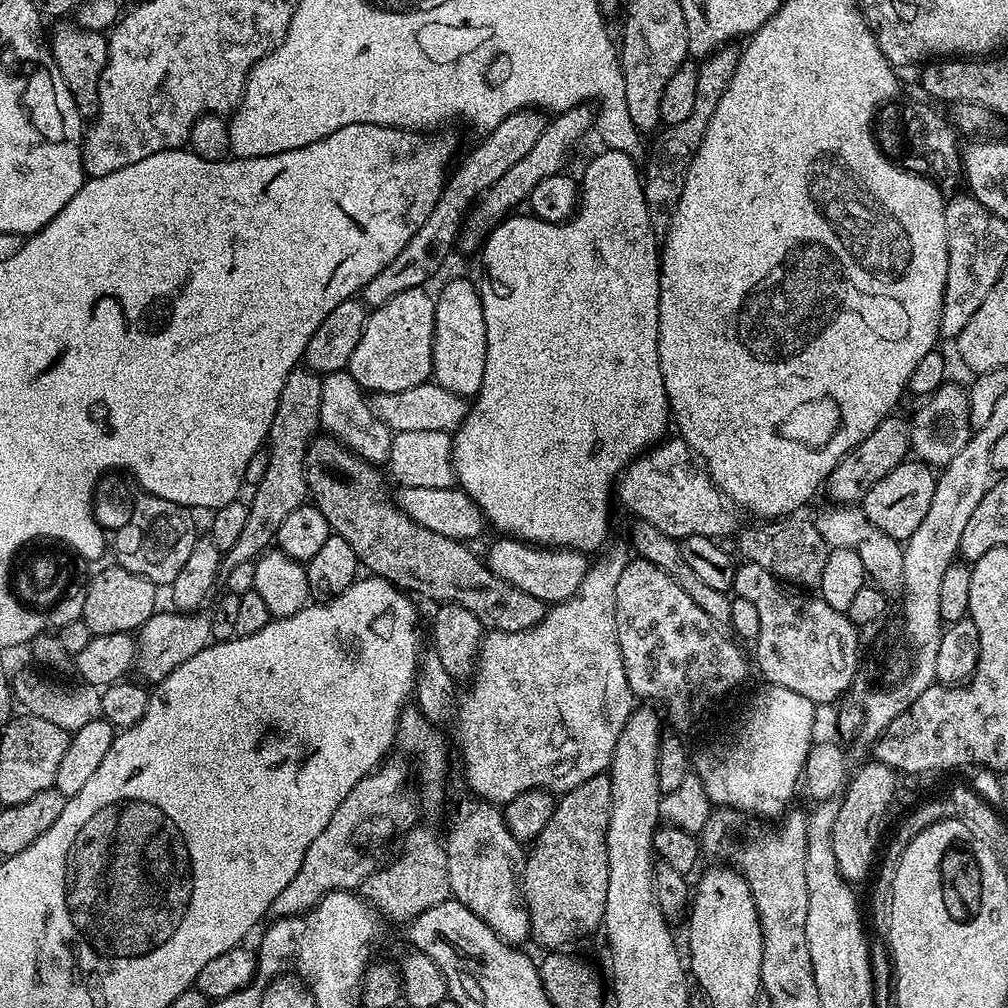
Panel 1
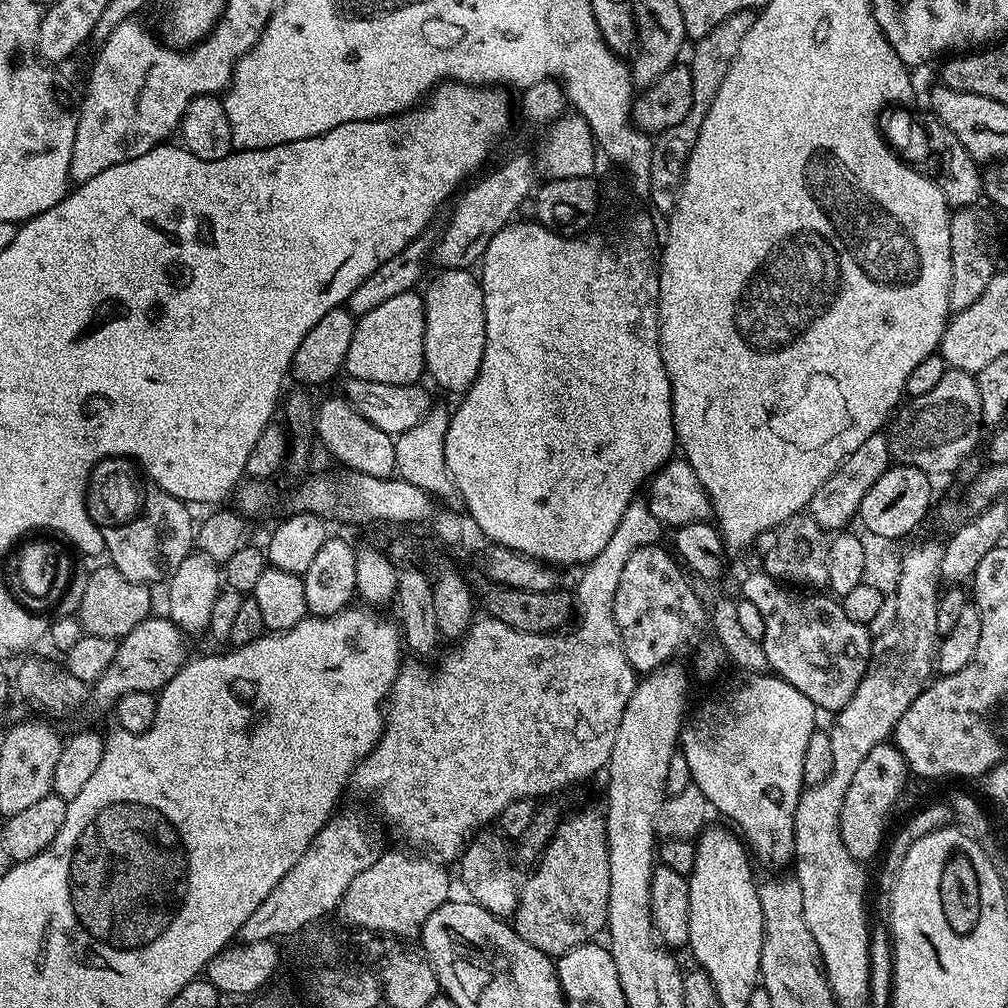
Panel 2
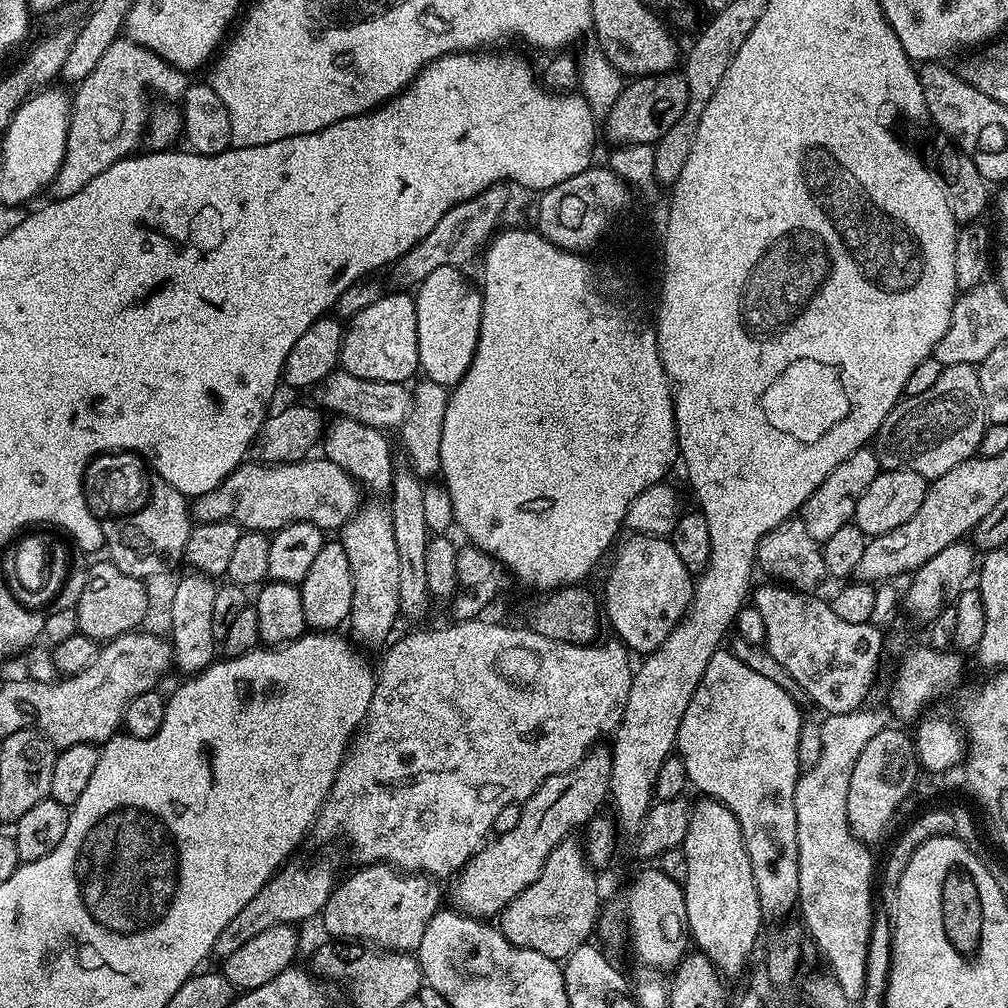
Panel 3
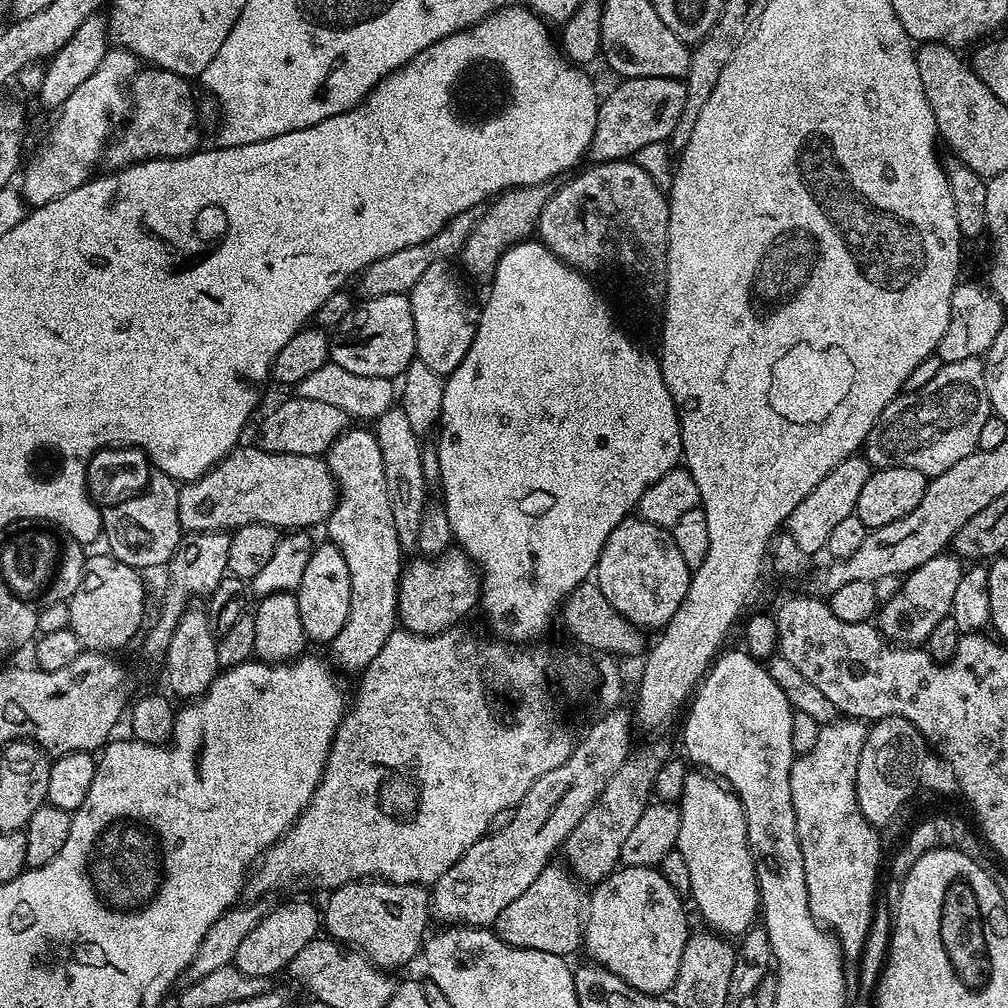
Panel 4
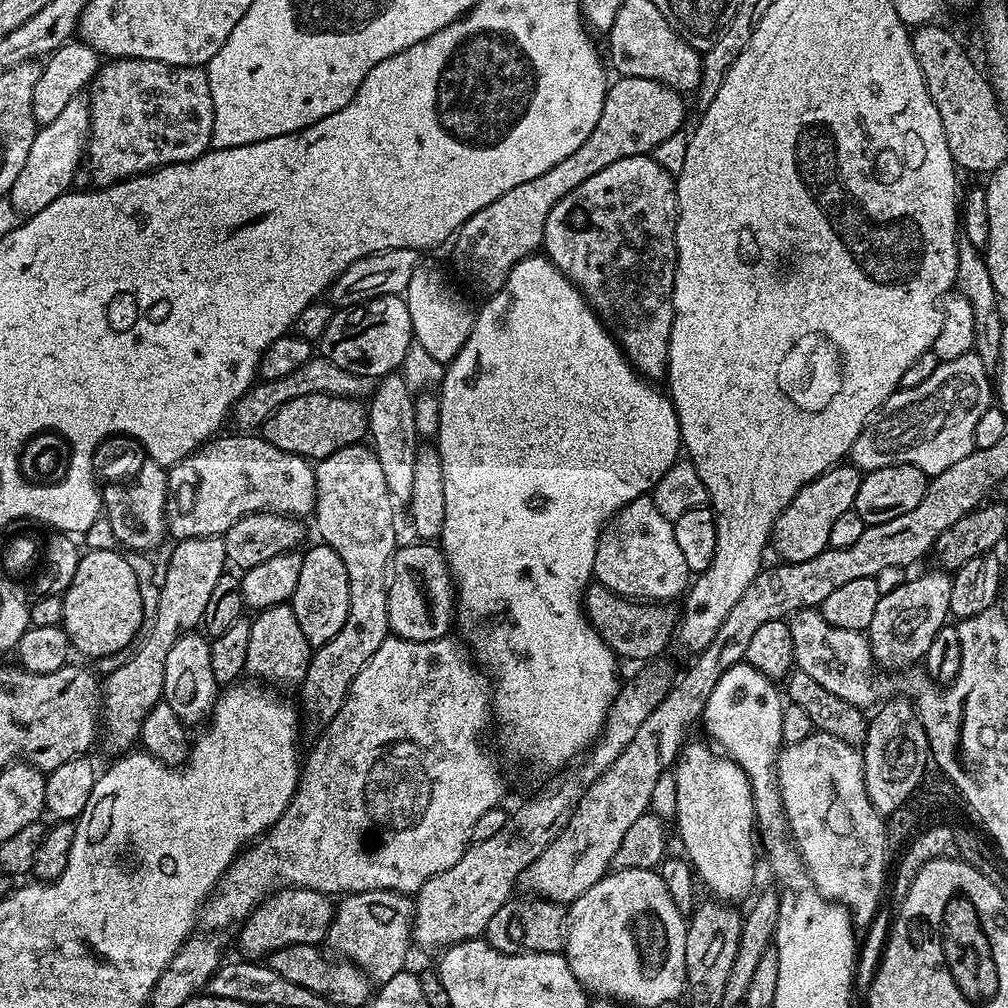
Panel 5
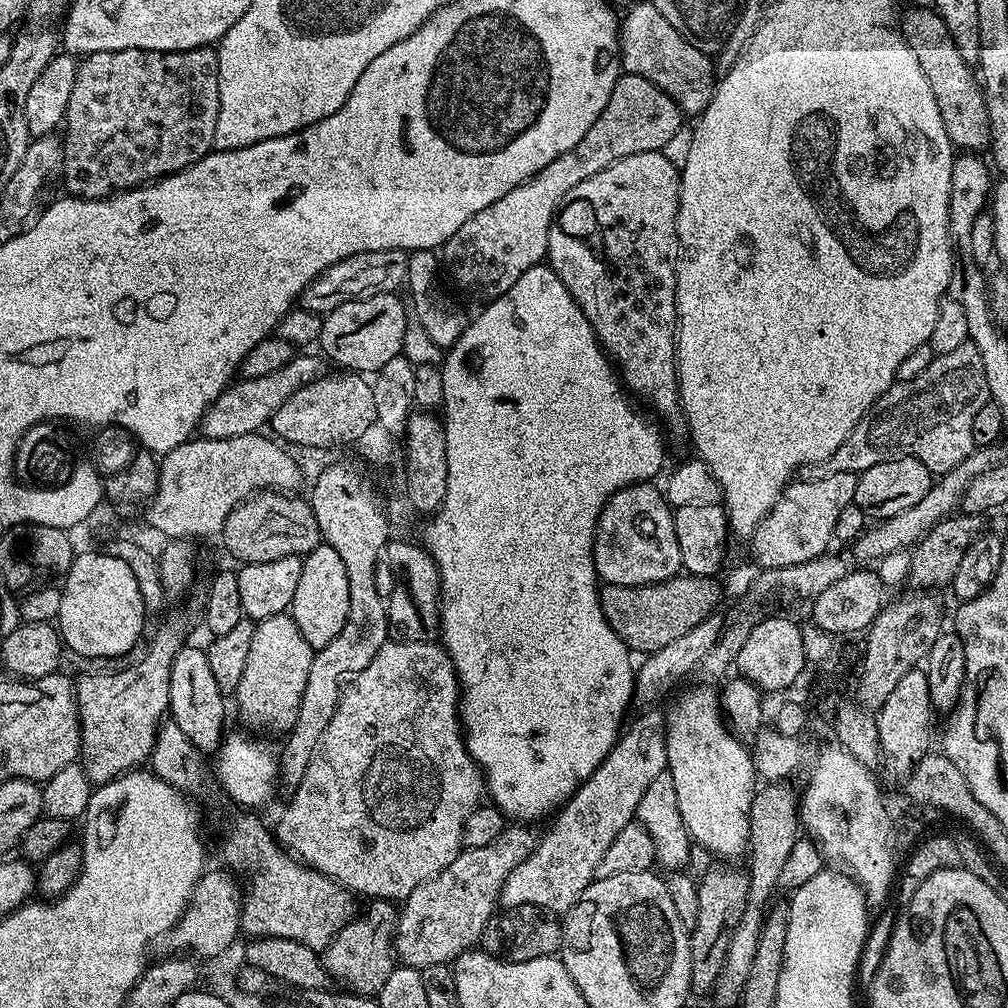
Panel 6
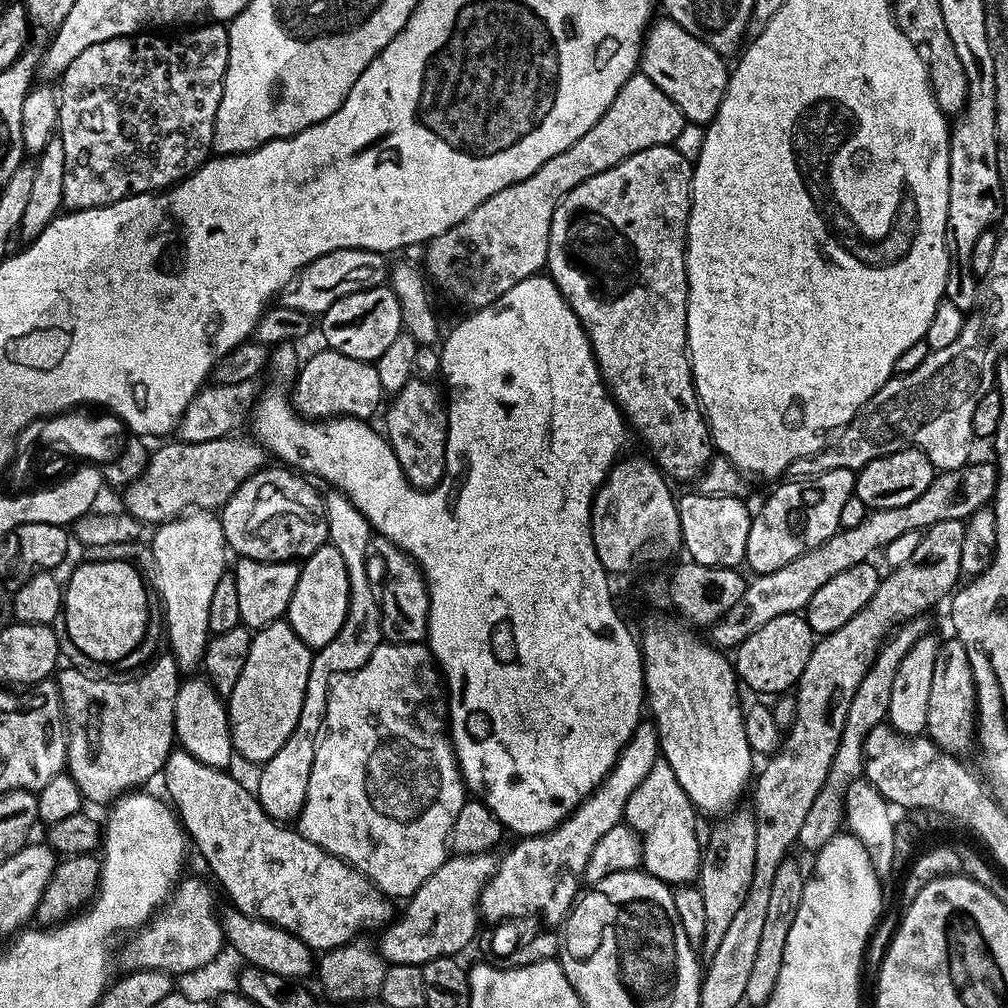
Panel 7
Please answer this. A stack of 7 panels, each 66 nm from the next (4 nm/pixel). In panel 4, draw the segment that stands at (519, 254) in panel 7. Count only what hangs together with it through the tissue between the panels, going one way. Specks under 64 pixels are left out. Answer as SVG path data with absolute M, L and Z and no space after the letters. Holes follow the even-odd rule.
M624 78L620 85L599 101L596 109L594 138L587 155L592 164L605 164L611 160L627 160L638 150L651 144L665 143L671 137L678 118L686 110L686 86L680 78ZM531 184L525 188L509 188L493 199L490 204L492 209L477 219L470 238L464 243L462 261L464 260L465 266L468 267L469 274L492 277L502 254L506 254L506 250L515 244L529 239L537 231L540 215L552 193L553 189L548 184Z

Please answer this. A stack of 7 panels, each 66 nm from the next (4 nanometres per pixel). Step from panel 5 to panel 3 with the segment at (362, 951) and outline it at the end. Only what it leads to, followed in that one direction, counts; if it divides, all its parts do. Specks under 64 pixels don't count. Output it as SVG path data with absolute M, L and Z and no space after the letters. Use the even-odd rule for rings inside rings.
M366 864L355 869L337 883L322 913L324 928L329 937L343 938L348 942L367 942L380 950L415 953L426 934L426 926L436 912L441 911L440 888L435 879L418 872L402 872L391 864Z

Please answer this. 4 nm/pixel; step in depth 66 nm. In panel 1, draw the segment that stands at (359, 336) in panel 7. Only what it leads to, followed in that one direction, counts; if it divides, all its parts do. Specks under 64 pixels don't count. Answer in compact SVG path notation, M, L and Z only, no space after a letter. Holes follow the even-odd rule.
M423 287L405 290L397 297L391 298L385 305L369 311L368 321L362 330L362 338L358 338L358 346L354 346L354 354L350 354L350 362L346 369L365 393L410 390L410 386L429 383L432 376L436 301L433 293L426 291L428 290Z

